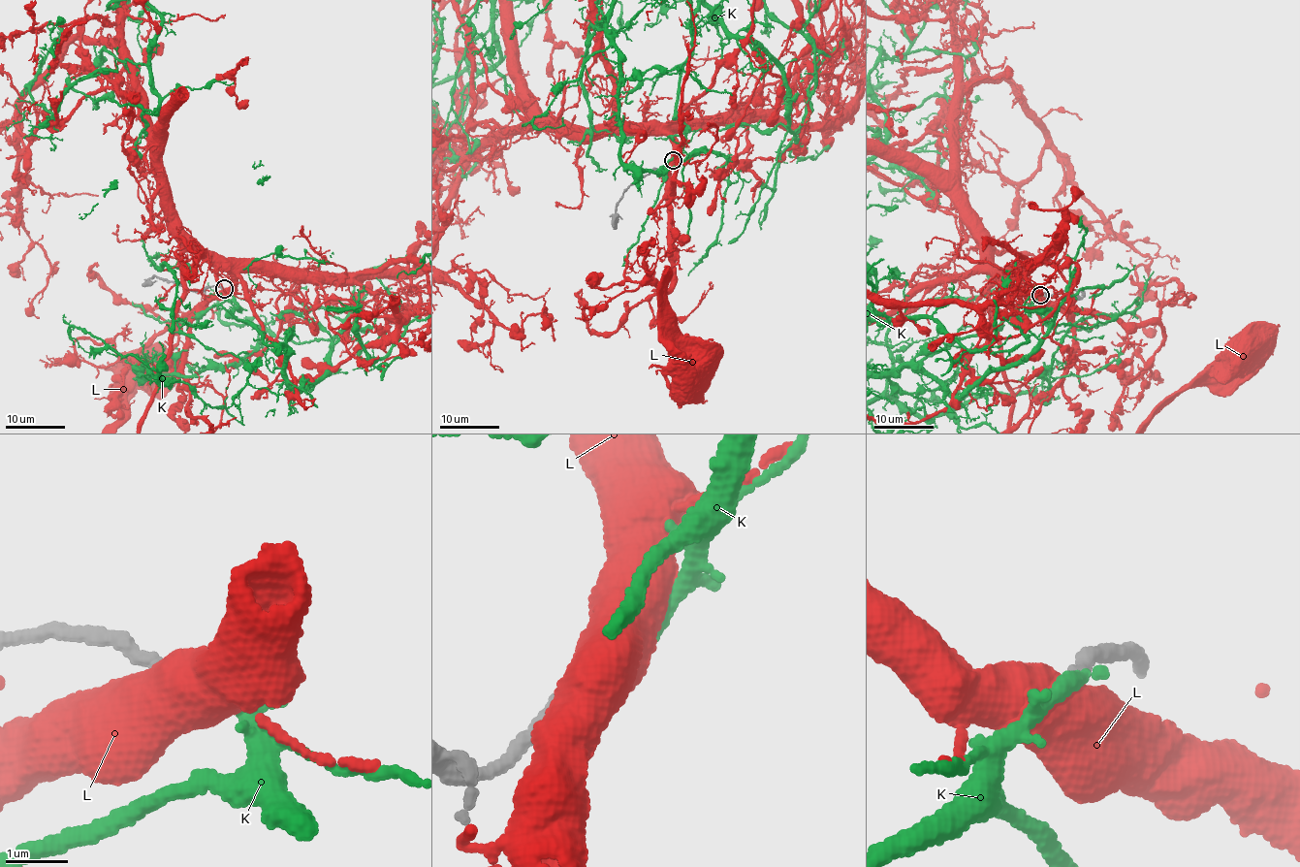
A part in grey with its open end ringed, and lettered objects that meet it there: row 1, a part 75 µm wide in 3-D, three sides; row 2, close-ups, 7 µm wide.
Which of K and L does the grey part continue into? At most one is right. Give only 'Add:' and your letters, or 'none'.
Add: K

